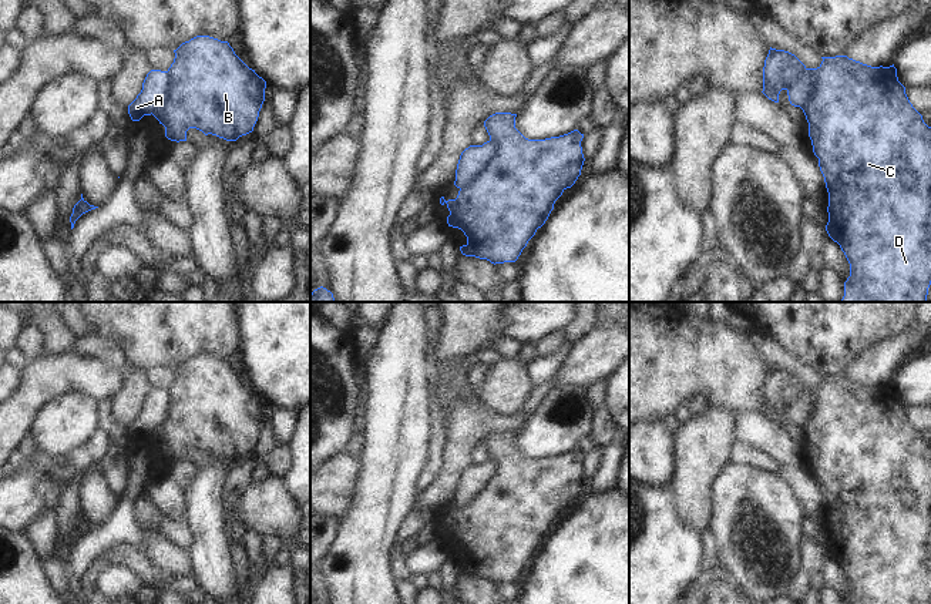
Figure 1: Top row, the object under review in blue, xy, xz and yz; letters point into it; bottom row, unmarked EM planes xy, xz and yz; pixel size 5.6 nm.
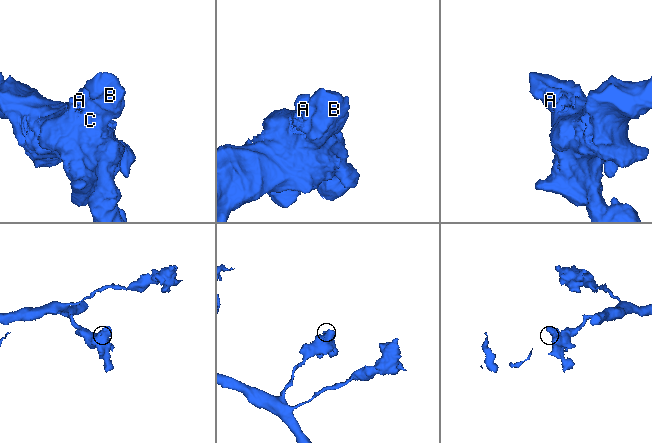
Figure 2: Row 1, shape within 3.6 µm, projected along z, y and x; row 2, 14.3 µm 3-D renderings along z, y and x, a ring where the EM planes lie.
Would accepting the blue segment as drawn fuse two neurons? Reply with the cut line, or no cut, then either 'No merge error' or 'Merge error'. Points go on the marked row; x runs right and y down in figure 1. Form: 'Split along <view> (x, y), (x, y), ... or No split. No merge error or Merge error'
Split along yz (807, 70), (812, 76), (813, 87), (802, 108). Merge error.

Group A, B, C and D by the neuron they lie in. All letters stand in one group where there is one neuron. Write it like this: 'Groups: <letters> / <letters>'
Groups: A / B C D.

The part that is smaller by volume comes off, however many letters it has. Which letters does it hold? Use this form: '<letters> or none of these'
A.

